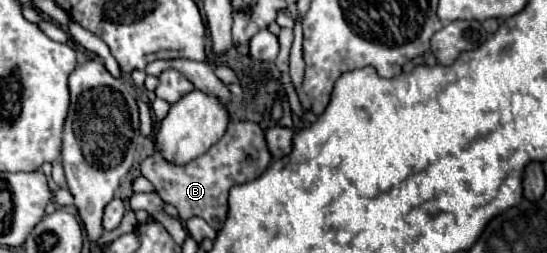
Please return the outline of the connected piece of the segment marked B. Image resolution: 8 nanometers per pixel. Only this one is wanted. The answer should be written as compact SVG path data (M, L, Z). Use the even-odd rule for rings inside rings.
M244 120L244 122L230 122L226 134L206 154L194 158L184 166L168 164L166 160L162 160L158 152L152 154L142 162L142 176L146 176L154 184L158 196L166 204L178 208L180 220L198 216L204 218L214 230L220 230L228 216L228 190L236 184L246 184L250 180L256 180L268 168L270 160L272 156L266 146L264 132L256 122Z

